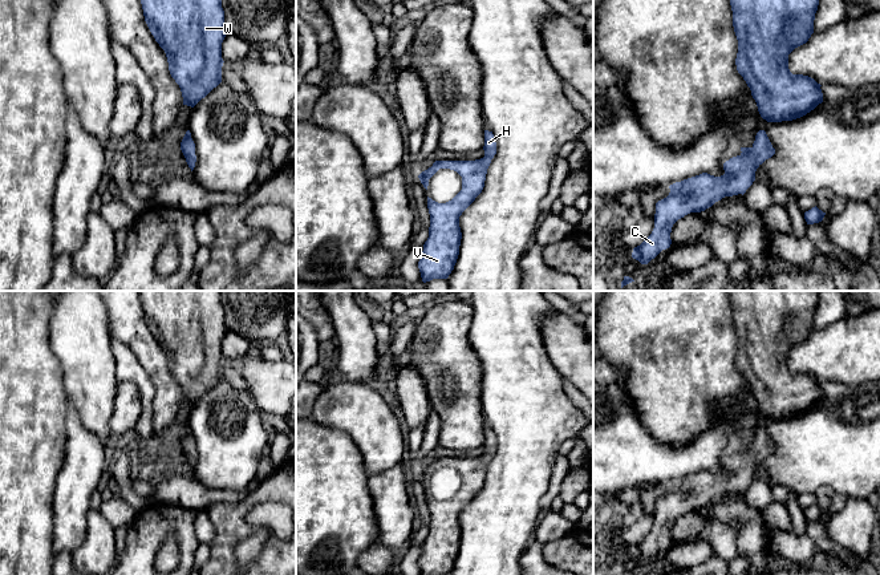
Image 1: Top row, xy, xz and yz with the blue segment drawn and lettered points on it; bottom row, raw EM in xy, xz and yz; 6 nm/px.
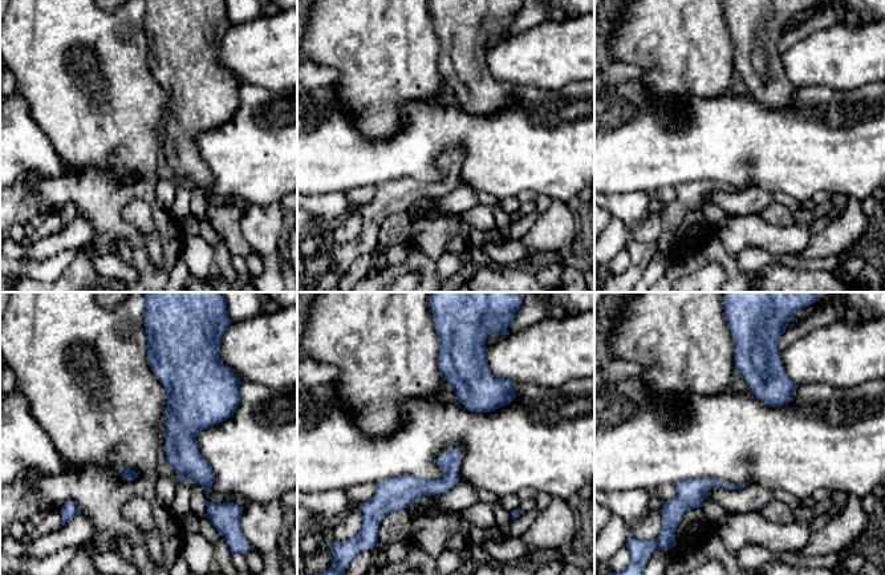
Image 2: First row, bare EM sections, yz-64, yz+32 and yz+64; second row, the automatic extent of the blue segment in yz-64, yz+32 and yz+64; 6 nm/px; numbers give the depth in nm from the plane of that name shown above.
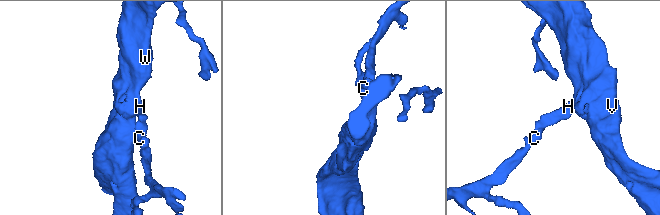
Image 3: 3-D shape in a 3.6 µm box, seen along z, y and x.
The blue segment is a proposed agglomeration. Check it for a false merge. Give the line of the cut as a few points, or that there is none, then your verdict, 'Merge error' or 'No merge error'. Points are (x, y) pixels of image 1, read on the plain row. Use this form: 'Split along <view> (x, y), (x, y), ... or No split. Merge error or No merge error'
No split. No merge error

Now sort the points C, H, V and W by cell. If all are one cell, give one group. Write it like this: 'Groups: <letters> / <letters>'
Groups: C H V W

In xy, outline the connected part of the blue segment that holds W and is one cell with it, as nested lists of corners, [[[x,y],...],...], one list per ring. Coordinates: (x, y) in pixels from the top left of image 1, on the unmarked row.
[[[139,291],[145,319],[165,348],[183,402],[194,405],[222,380],[222,340],[227,332],[219,291]]]

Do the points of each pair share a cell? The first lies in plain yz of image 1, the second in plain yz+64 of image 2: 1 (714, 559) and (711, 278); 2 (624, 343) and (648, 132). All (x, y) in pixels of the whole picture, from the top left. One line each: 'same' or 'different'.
1: different
2: different

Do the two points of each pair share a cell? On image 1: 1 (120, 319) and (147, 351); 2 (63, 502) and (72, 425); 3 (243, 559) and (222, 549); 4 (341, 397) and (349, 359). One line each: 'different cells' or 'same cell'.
1: same cell
2: same cell
3: different cells
4: different cells

